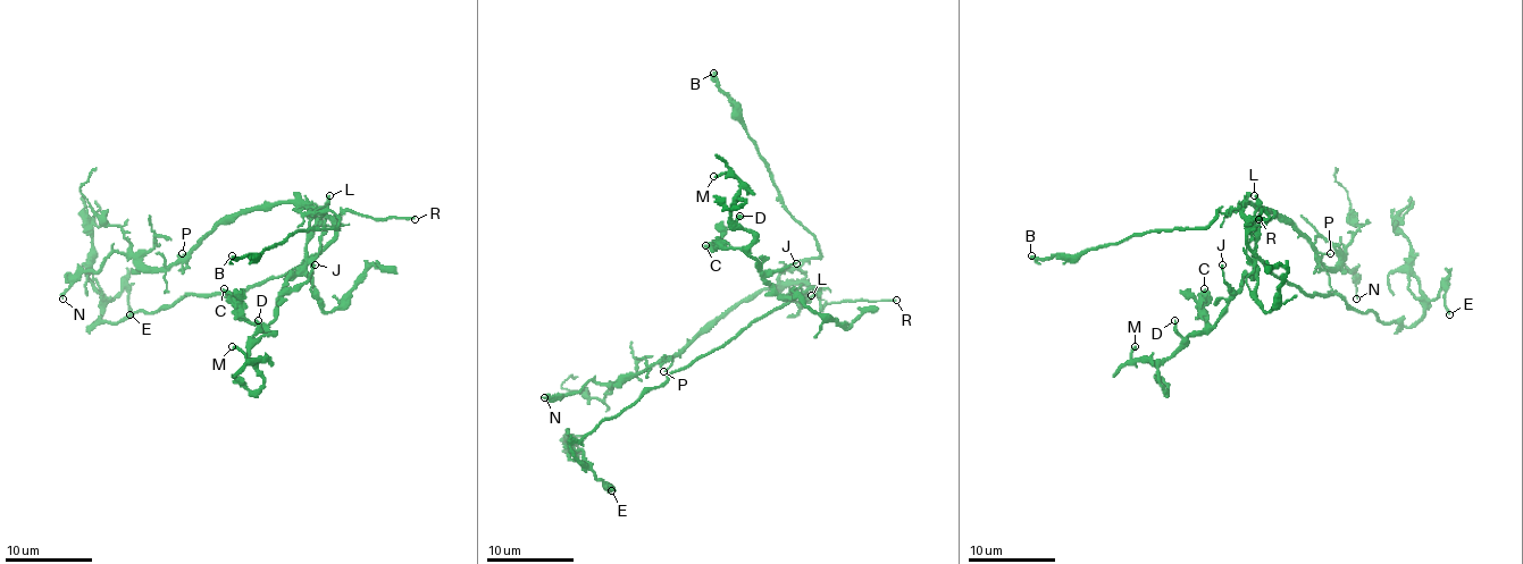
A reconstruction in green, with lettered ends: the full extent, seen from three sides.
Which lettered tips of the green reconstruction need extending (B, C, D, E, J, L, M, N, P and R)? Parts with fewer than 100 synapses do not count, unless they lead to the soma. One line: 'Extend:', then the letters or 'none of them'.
Extend: R

